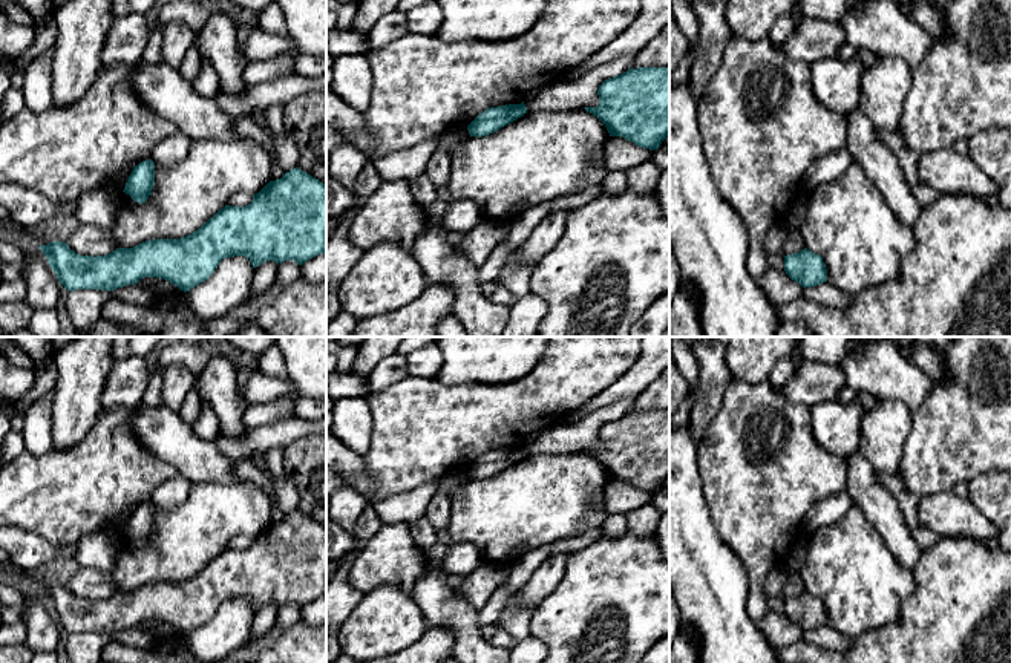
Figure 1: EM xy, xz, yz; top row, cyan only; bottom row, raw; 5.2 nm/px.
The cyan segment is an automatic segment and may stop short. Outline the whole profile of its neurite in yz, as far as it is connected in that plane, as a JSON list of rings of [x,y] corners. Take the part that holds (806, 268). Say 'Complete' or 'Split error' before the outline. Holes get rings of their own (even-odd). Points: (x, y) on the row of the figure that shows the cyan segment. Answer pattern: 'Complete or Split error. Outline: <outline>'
Complete. Outline: [[[804,248],[800,253],[784,256],[786,274],[803,288],[827,282],[827,269],[820,254]]]

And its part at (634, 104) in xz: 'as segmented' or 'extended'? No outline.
as segmented

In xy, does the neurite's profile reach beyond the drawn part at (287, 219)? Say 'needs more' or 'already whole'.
already whole

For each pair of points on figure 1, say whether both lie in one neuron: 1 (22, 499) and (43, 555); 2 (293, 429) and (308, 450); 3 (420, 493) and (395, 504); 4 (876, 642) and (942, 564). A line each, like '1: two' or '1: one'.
1: two
2: two
3: one
4: one

